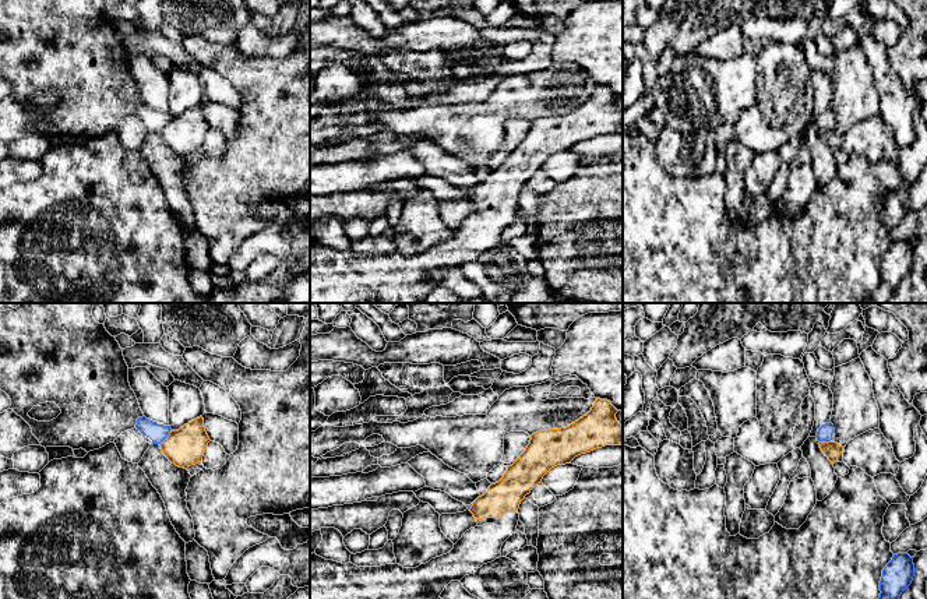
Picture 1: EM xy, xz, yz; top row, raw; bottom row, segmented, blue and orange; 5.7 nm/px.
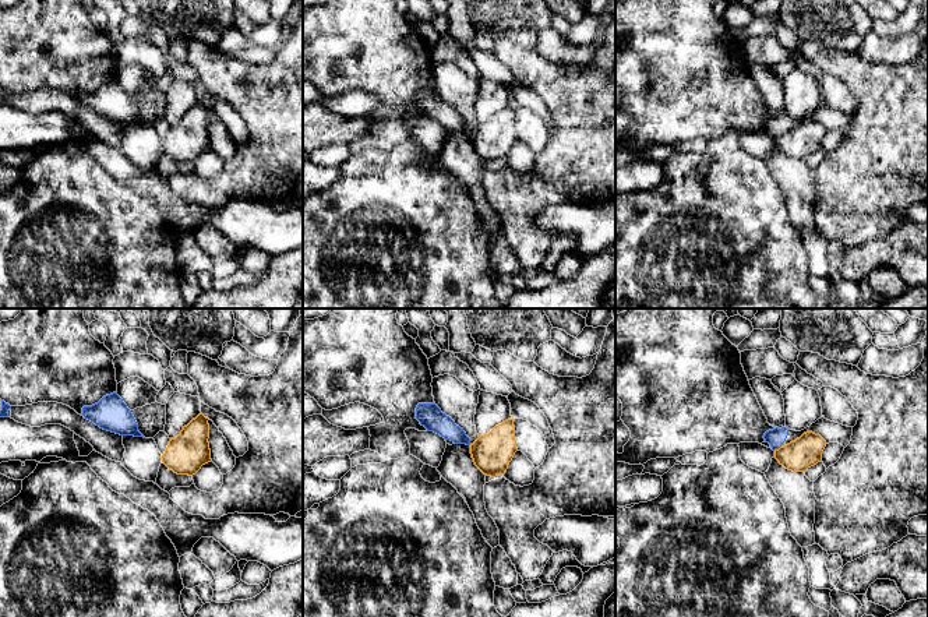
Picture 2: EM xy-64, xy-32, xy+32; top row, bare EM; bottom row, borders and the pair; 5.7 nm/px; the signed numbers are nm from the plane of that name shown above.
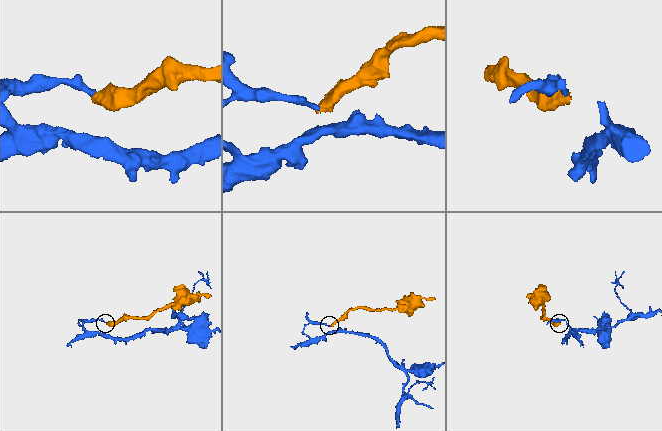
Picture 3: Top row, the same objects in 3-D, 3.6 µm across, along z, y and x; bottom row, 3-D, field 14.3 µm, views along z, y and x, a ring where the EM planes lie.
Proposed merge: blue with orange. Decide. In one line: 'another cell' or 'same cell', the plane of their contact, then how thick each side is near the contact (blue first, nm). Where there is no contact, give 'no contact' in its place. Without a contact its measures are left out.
another cell; meets blue in xy; 100 nm thick on the blue side, 220 nm on the other

